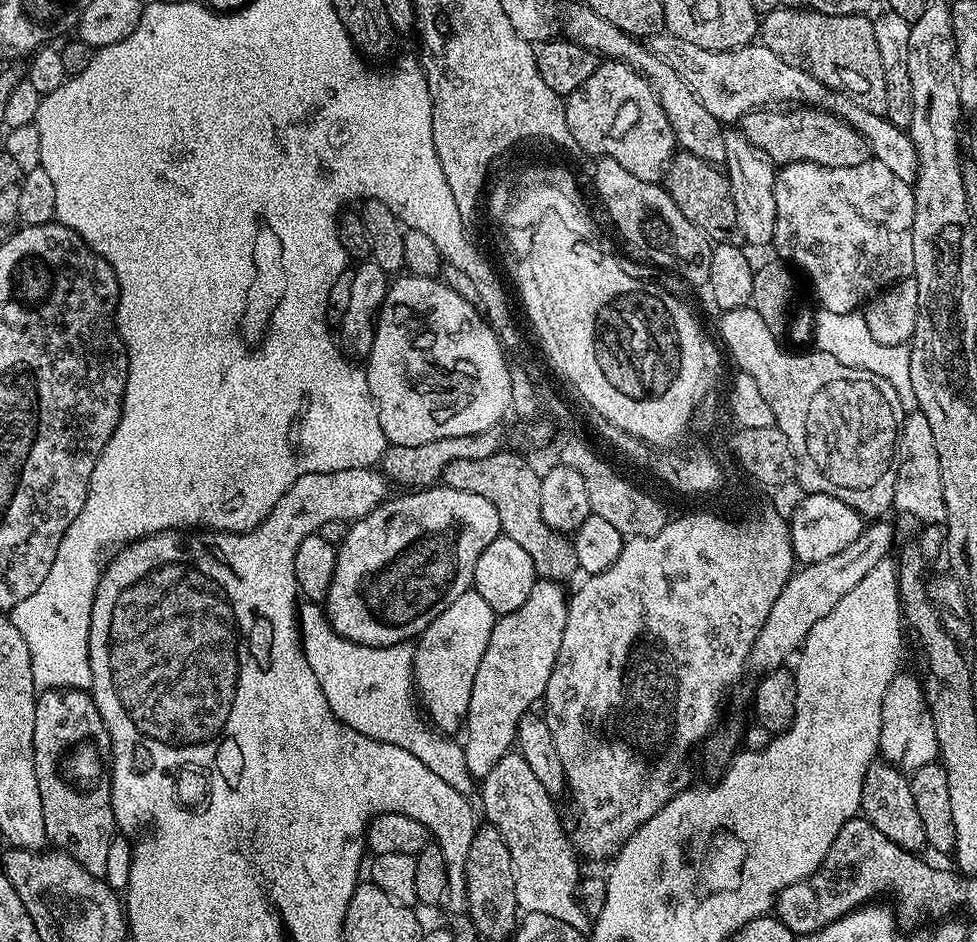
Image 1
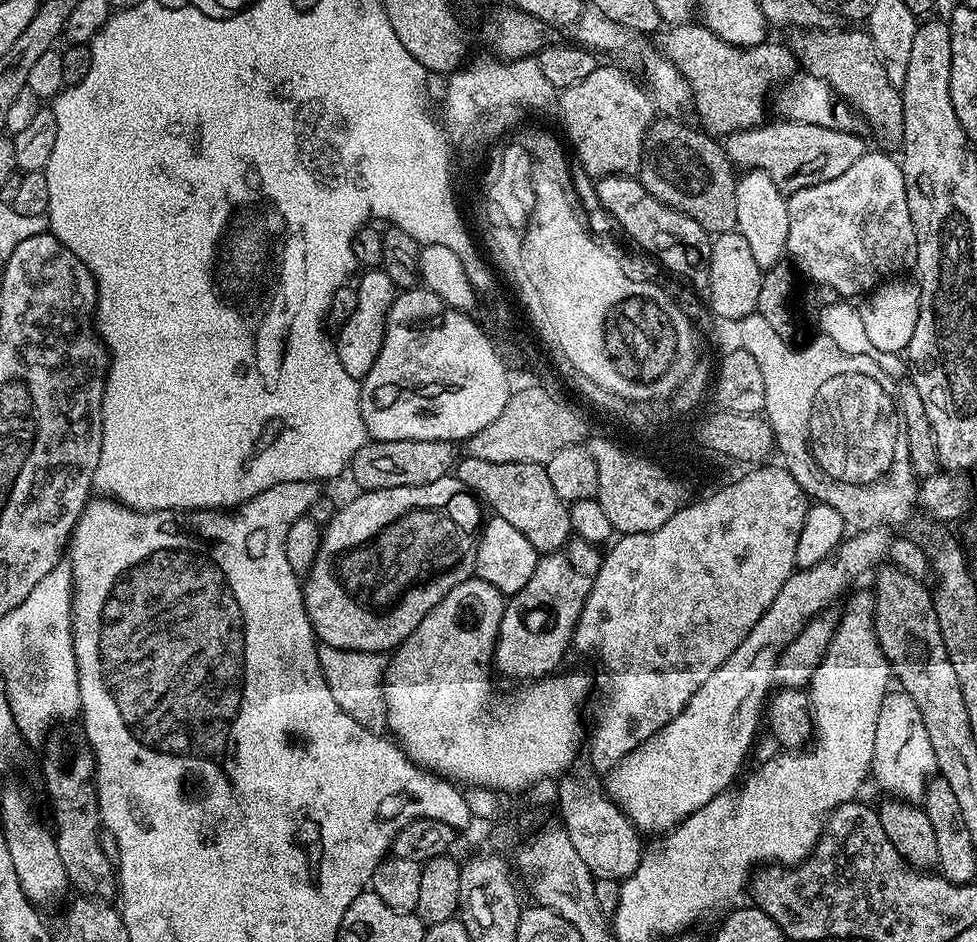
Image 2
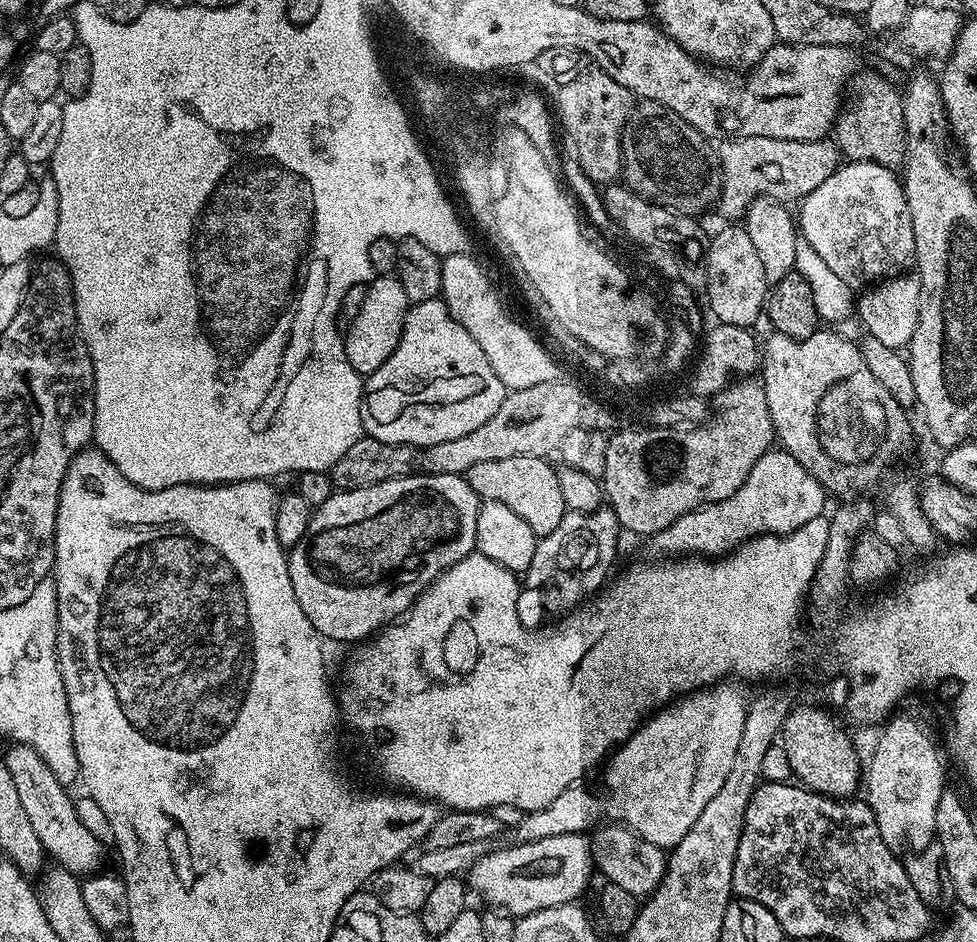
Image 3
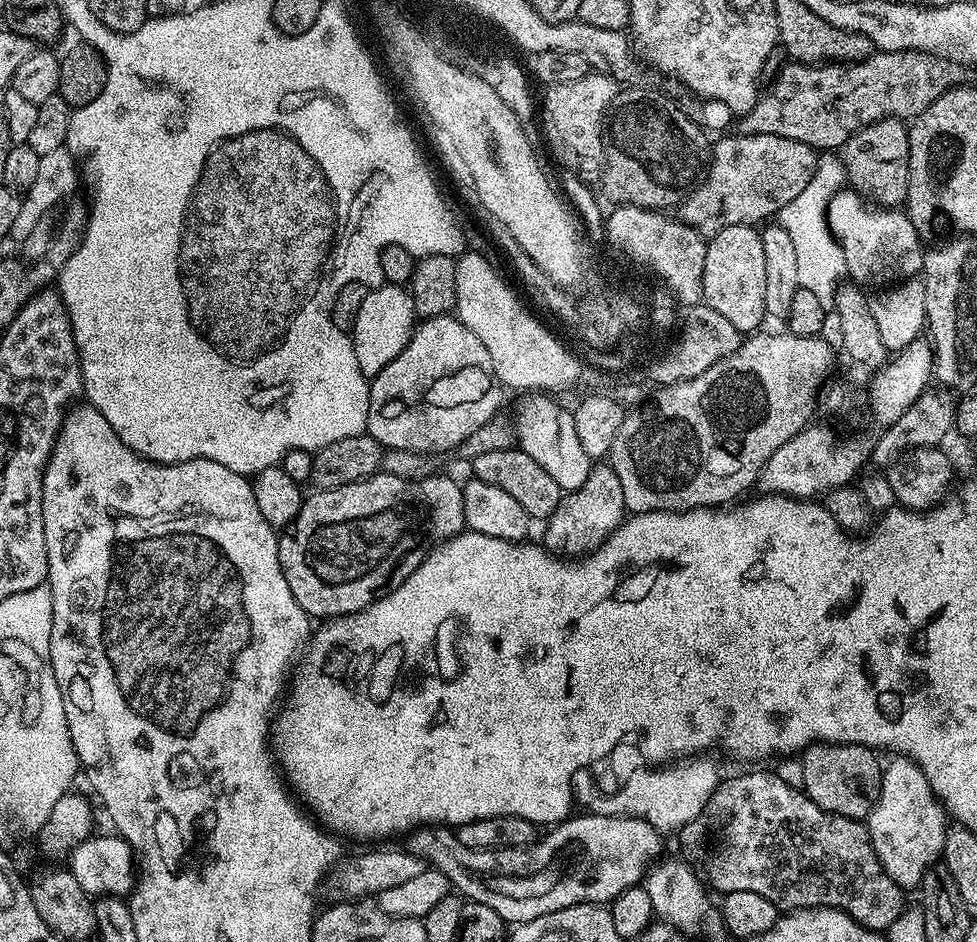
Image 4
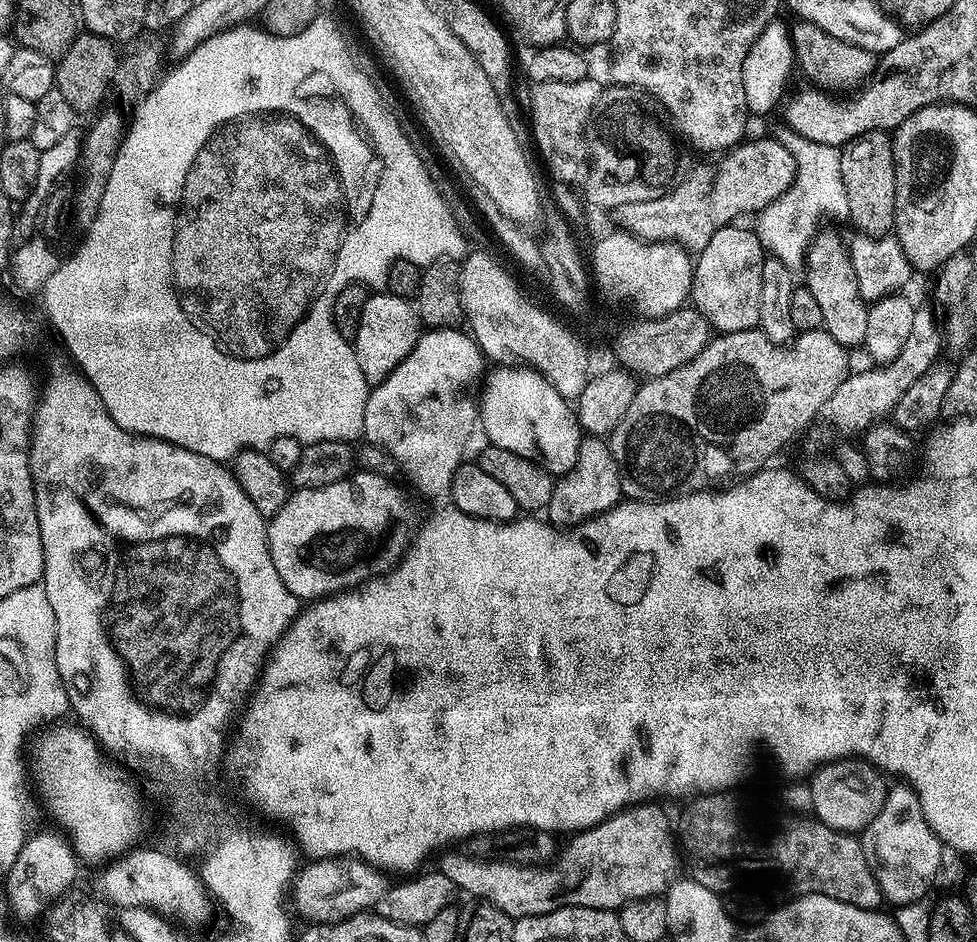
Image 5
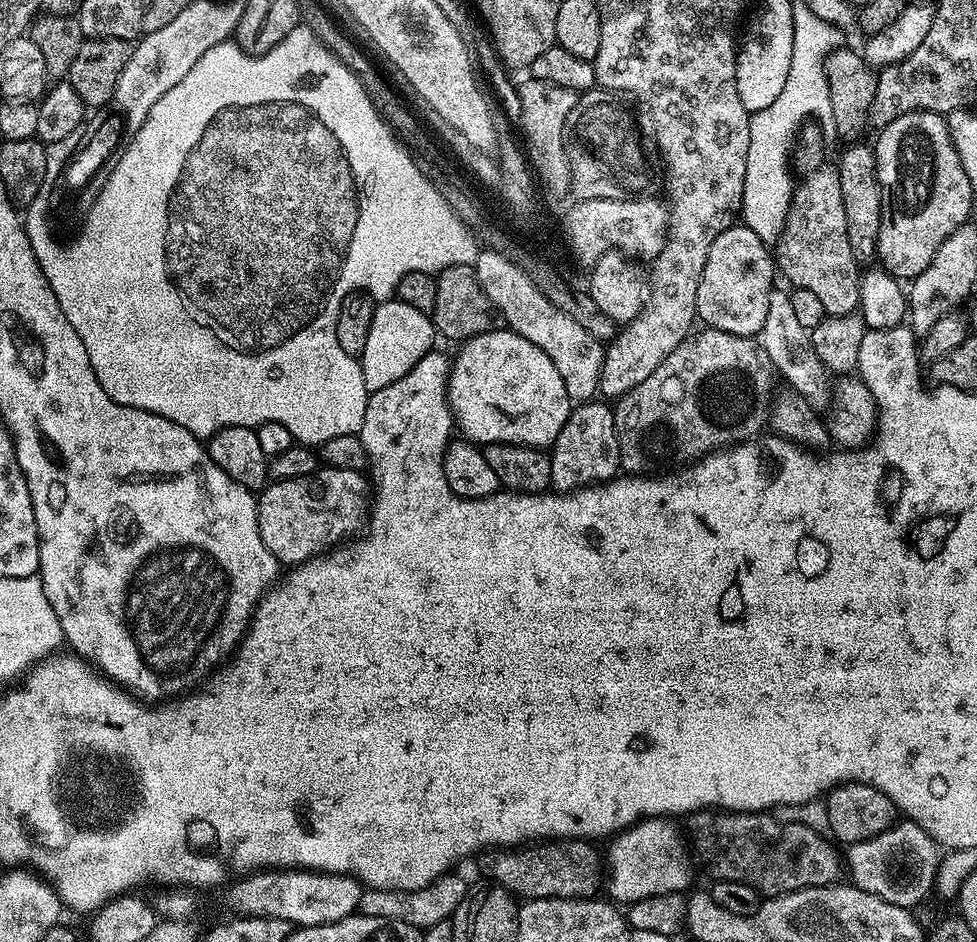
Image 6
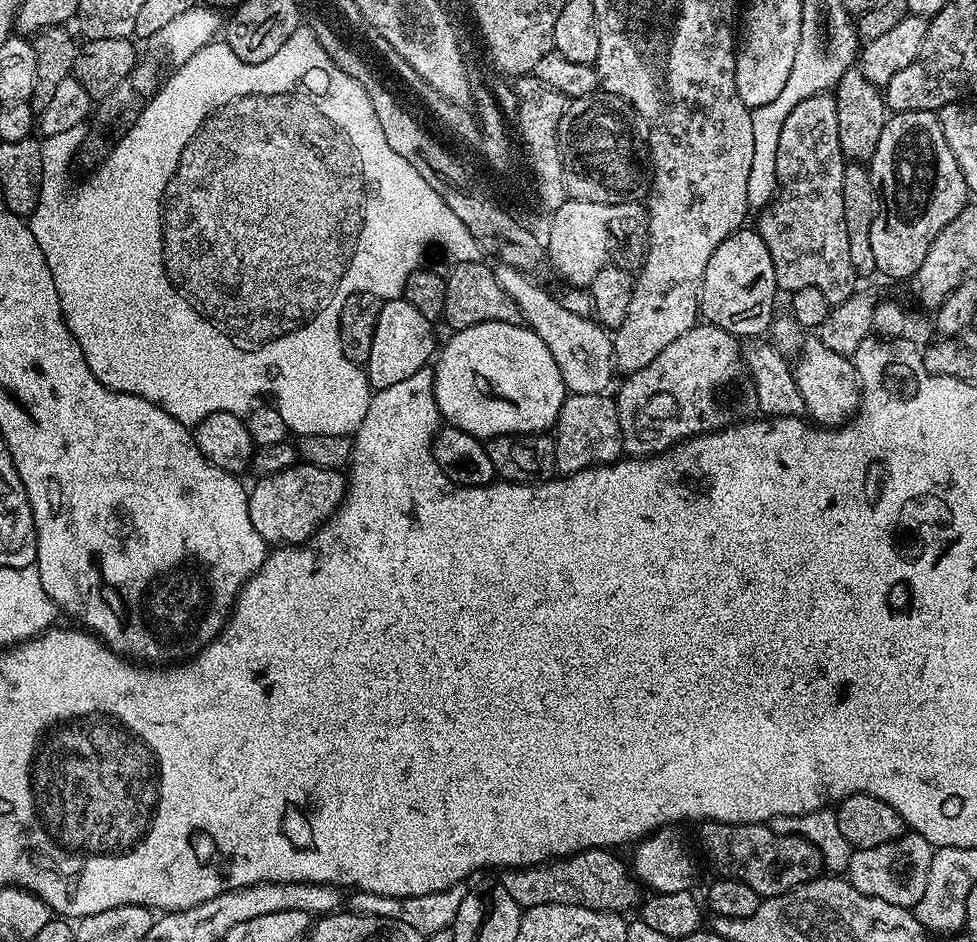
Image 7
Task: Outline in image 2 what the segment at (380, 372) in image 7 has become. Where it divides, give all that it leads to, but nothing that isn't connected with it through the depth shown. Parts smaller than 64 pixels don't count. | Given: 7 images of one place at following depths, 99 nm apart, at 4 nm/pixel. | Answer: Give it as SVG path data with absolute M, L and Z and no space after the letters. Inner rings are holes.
M382 268L367 269L360 275L362 275L360 280L358 278L354 286L358 294L355 312L337 331L334 342L339 361L345 367L346 374L357 382L364 378L377 360L385 334L385 318L398 295L396 284Z

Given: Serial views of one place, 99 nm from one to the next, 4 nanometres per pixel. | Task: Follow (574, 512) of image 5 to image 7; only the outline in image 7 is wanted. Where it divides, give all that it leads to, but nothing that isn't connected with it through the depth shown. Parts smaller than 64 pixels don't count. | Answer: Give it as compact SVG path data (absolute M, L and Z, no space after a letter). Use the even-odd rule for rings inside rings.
M603 392L565 395L554 425L554 439L559 475L569 476L587 468L596 468L599 464L616 463L624 452L624 443L615 399Z

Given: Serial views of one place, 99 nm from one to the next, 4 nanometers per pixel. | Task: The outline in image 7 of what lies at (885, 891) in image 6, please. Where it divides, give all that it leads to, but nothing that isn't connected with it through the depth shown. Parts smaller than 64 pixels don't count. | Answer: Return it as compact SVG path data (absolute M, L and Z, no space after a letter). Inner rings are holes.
M914 831L873 848L857 848L853 851L846 871L848 883L870 898L882 898L894 906L915 909L916 903L926 891L926 878L930 878L930 862L934 845L926 842Z

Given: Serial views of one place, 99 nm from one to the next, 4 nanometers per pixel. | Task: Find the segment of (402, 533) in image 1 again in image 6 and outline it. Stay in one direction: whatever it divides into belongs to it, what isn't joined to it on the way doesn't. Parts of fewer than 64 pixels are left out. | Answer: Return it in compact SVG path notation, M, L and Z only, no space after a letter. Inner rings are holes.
M320 466L314 474L309 476L272 480L259 493L256 509L258 510L258 530L262 534L262 542L266 550L270 550L270 554L274 554L274 558L281 565L301 566L335 549L343 541L340 540L343 536L355 537L357 535L355 532L363 524L365 527L370 516L370 480L363 472Z

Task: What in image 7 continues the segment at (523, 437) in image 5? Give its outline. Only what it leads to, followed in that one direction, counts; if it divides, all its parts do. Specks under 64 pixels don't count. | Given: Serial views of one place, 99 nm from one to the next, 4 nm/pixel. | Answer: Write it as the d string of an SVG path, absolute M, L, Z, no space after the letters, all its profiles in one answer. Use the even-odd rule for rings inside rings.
M494 318L451 335L435 357L436 377L430 387L434 407L451 427L491 438L518 432L547 433L555 425L566 389L557 362L535 330Z

